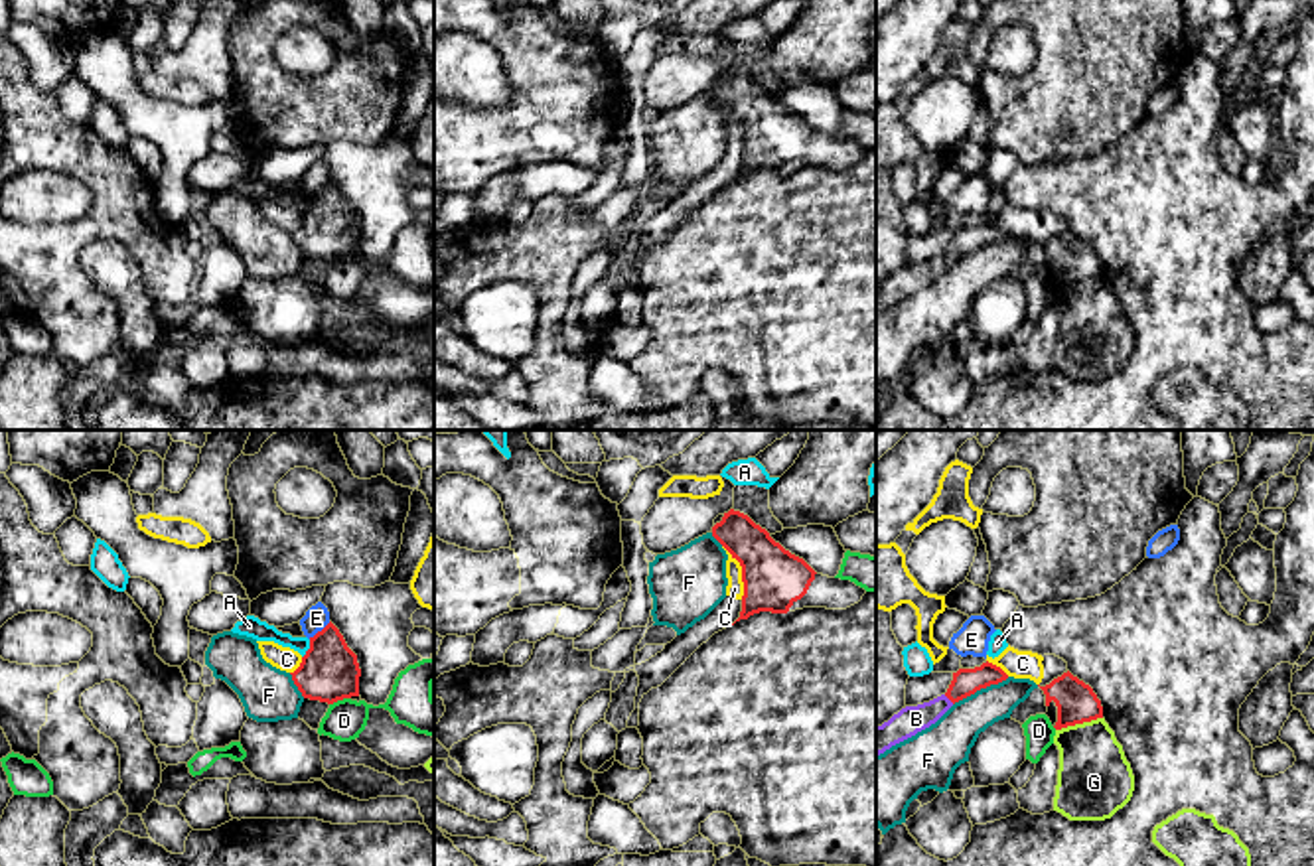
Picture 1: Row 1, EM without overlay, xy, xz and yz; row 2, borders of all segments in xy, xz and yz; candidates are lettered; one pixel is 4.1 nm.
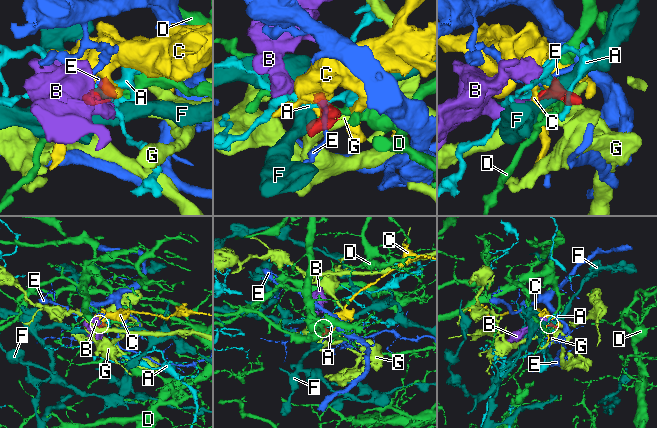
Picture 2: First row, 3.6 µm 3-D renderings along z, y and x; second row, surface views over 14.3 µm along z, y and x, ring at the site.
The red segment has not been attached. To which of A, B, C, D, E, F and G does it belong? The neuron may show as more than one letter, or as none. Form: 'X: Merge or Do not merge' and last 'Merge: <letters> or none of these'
A: Do not merge
B: Merge
C: Do not merge
D: Do not merge
E: Do not merge
F: Do not merge
G: Do not merge
Merge: B

